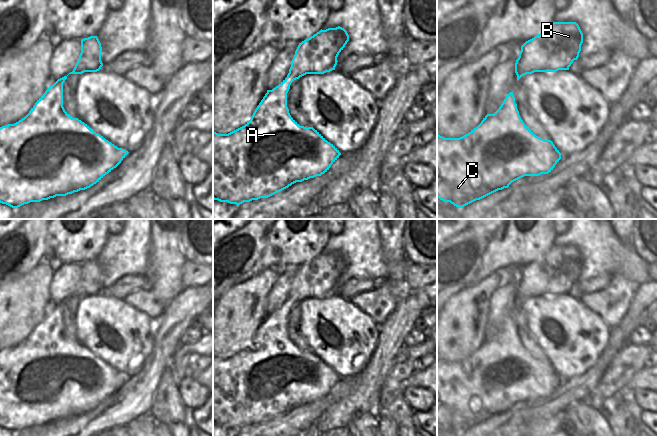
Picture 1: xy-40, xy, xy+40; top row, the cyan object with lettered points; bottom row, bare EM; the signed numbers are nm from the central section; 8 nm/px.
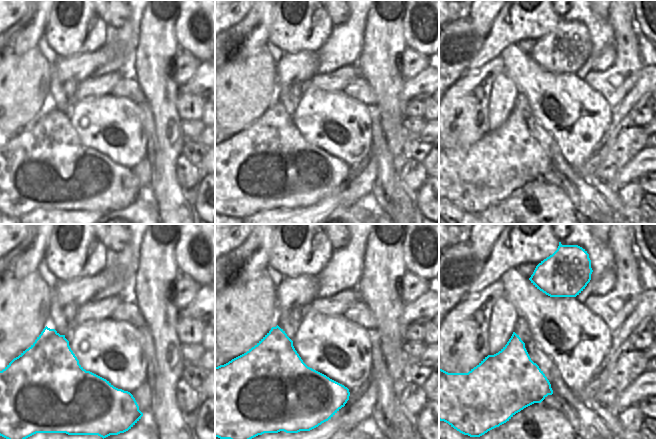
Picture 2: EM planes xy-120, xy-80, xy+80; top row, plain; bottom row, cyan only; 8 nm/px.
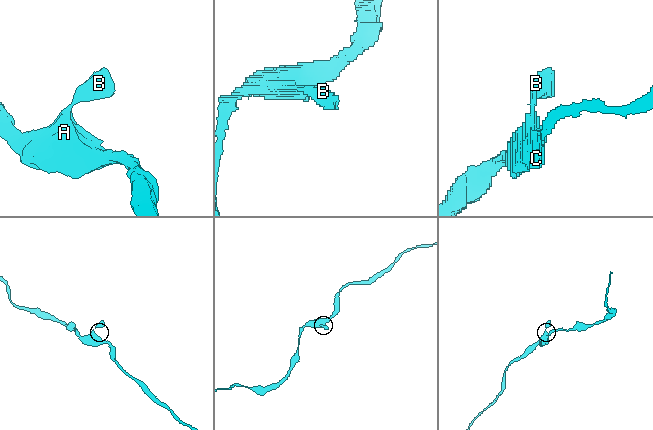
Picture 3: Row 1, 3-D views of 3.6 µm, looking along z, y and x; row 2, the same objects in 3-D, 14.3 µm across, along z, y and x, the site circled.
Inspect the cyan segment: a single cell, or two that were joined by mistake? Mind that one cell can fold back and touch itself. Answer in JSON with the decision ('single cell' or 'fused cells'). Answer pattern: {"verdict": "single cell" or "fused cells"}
{"verdict": "single cell"}

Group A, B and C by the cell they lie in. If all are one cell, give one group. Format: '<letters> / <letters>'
A B C

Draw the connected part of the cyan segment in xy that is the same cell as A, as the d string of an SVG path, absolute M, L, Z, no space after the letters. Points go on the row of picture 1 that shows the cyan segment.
M338 26L320 30L299 43L287 77L267 93L251 119L228 133L213 131L213 199L236 204L268 198L296 182L321 176L329 170L341 153L313 127L300 126L290 115L287 93L291 83L306 74L324 74L335 70L337 57L349 35Z

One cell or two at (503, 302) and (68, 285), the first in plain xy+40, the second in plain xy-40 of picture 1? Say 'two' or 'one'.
one

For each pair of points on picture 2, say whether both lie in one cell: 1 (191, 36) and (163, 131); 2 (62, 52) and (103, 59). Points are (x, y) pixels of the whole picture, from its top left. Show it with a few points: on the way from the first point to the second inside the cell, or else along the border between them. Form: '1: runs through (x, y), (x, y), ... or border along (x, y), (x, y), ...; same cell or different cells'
1: border along (174, 25), (174, 37), (179, 48); different cells
2: border along (100, 49), (94, 52), (82, 52), (58, 58); different cells

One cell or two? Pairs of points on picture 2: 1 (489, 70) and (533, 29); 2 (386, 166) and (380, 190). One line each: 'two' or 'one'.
1: two
2: two

